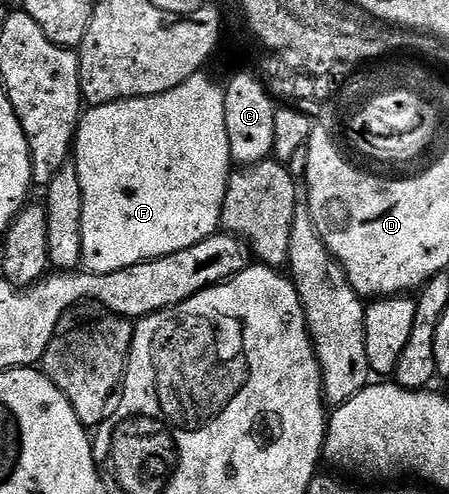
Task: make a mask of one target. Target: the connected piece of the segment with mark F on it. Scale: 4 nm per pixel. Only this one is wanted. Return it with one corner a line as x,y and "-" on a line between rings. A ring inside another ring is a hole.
204,74
191,76
181,86
156,96
142,96
136,100
118,100
112,104
96,104
82,113
79,131
75,133
73,145
73,163
81,178
81,194
83,195
83,213
81,214
81,261
88,272
109,274
113,270
125,270
125,266
137,266
137,262
156,260
169,254
177,254
177,250
189,250
189,246
197,246
205,238
214,236
220,231
221,210
225,202
227,181
233,171
233,161
229,150
229,134
225,130
225,91
219,88

